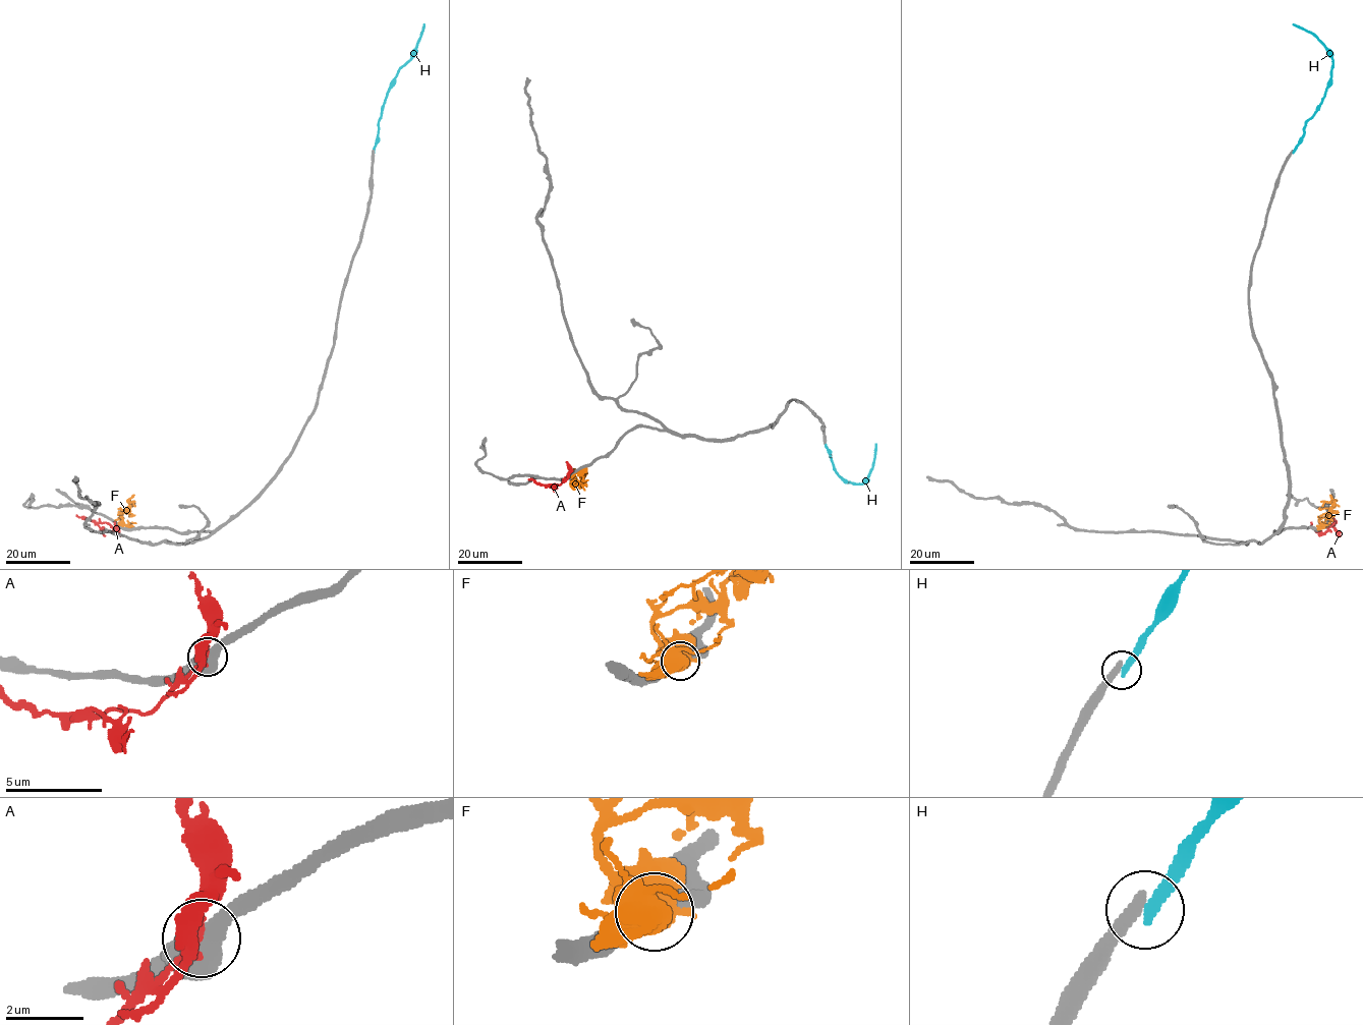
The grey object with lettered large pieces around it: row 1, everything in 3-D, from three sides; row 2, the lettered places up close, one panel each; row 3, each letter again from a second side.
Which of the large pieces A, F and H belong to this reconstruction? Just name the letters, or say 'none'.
none

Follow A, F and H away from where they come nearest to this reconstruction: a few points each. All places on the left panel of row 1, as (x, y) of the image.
A: (117, 526), (112, 527), (108, 523), (76, 515)
F: (120, 526), (121, 514), (132, 501), (134, 506)
H: (373, 152), (381, 108), (392, 80), (410, 59), (424, 24)

